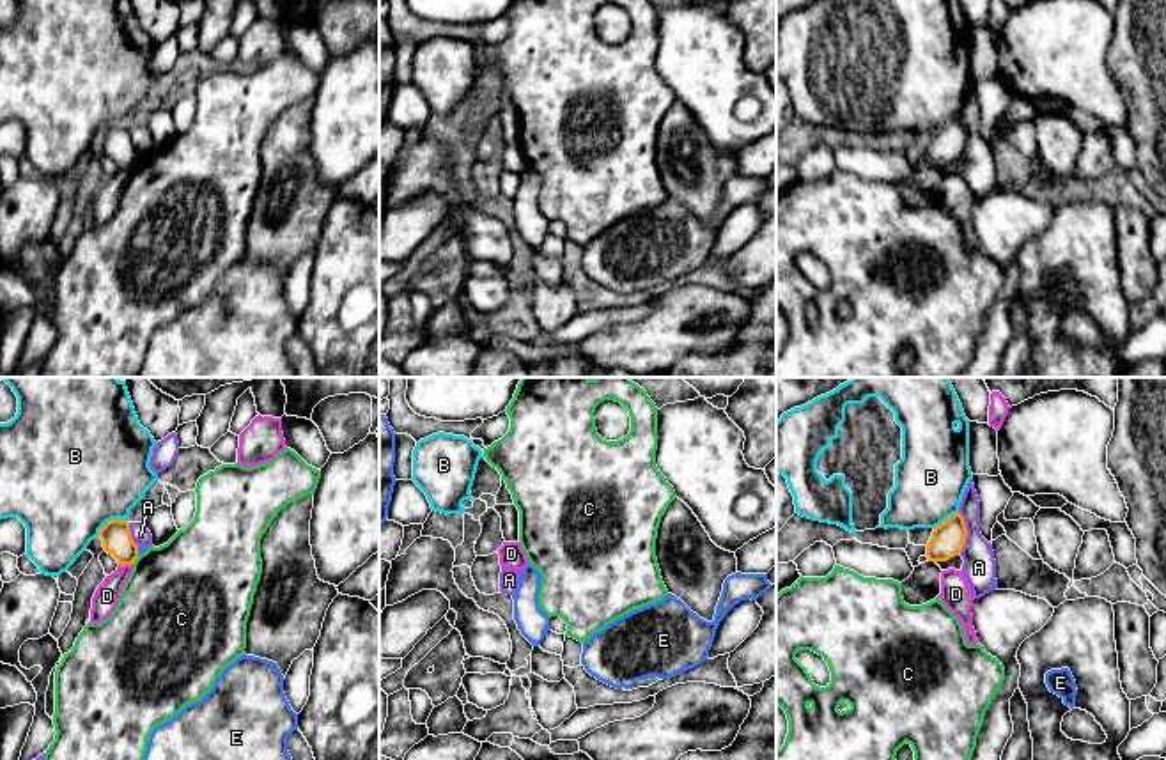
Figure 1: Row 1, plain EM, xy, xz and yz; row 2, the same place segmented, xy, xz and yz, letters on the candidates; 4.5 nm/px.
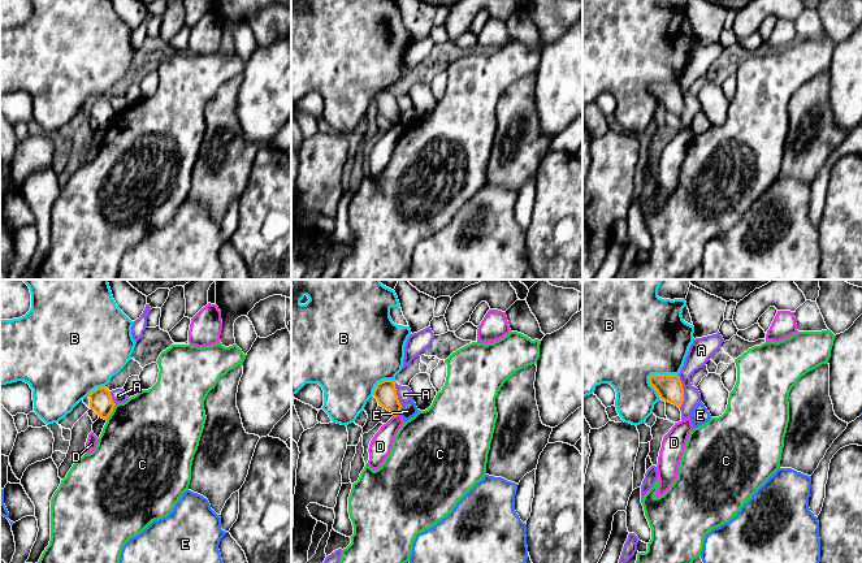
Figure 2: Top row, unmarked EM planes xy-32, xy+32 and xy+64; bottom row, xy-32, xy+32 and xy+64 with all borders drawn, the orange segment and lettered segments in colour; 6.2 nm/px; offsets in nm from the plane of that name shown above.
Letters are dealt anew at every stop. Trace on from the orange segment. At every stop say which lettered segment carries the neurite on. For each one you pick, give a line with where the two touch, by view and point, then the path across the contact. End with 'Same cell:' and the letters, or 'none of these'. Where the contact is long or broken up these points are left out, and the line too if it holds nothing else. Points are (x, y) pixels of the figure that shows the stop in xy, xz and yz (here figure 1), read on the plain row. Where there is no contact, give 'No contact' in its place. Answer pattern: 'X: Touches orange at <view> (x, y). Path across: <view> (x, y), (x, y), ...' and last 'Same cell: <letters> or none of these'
Same cell: none of these

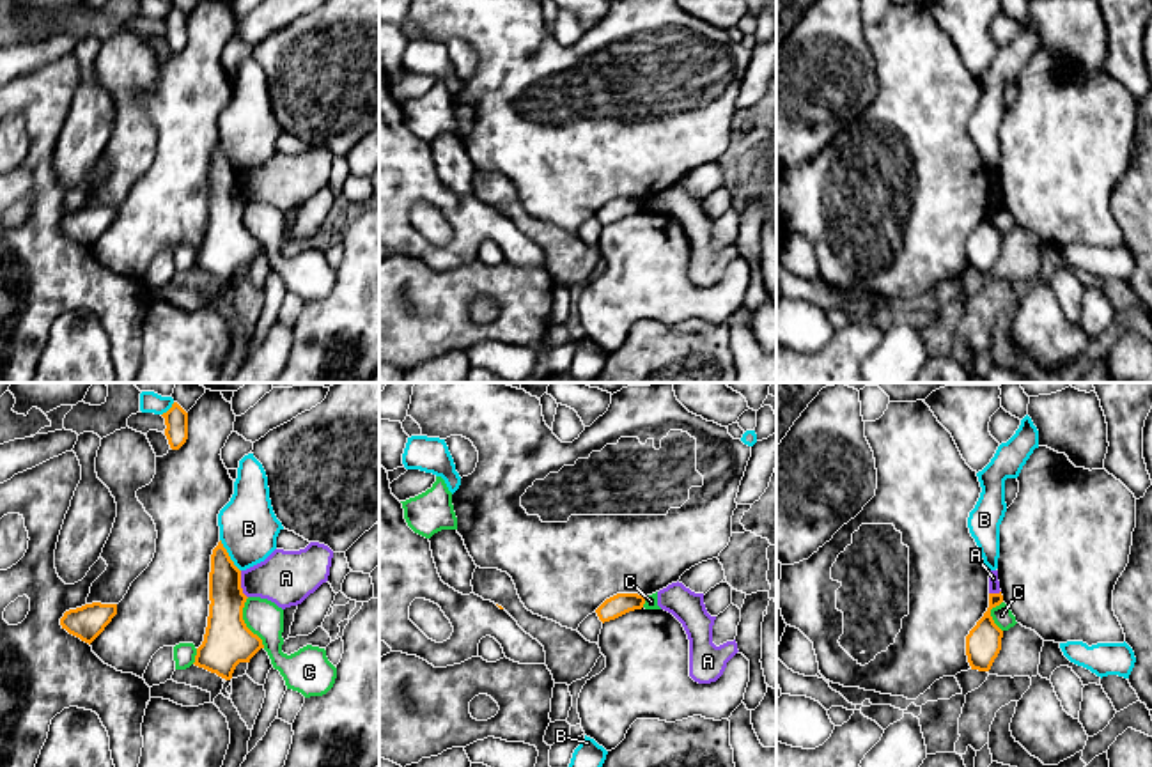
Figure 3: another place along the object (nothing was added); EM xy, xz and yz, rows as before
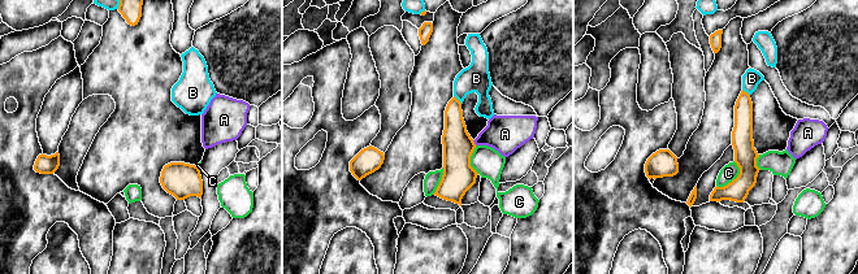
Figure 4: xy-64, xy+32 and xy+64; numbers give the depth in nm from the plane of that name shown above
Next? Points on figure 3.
Same cell: none of these

